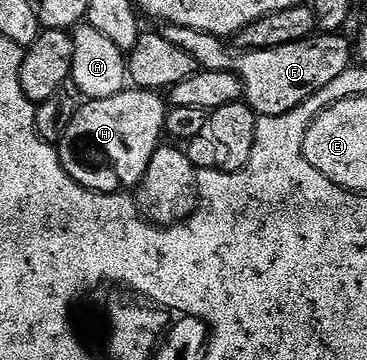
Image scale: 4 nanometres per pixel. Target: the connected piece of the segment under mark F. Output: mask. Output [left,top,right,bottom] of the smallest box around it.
[160,23,336,118]

